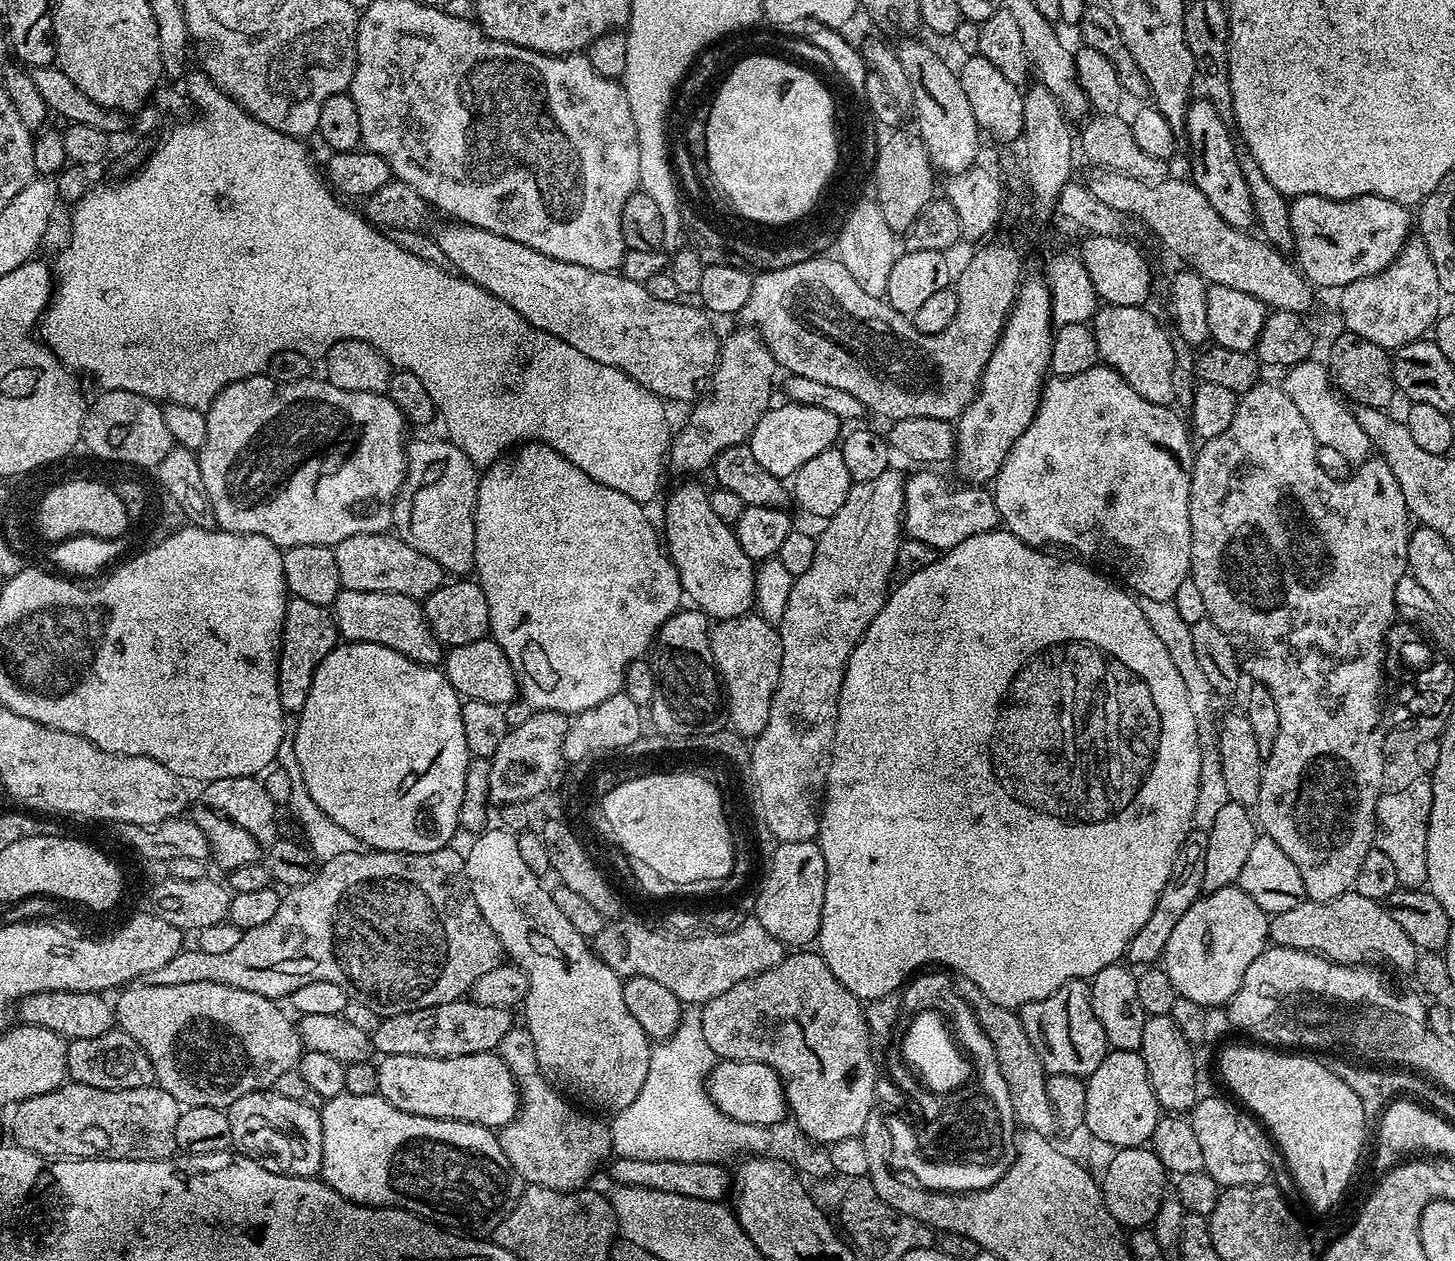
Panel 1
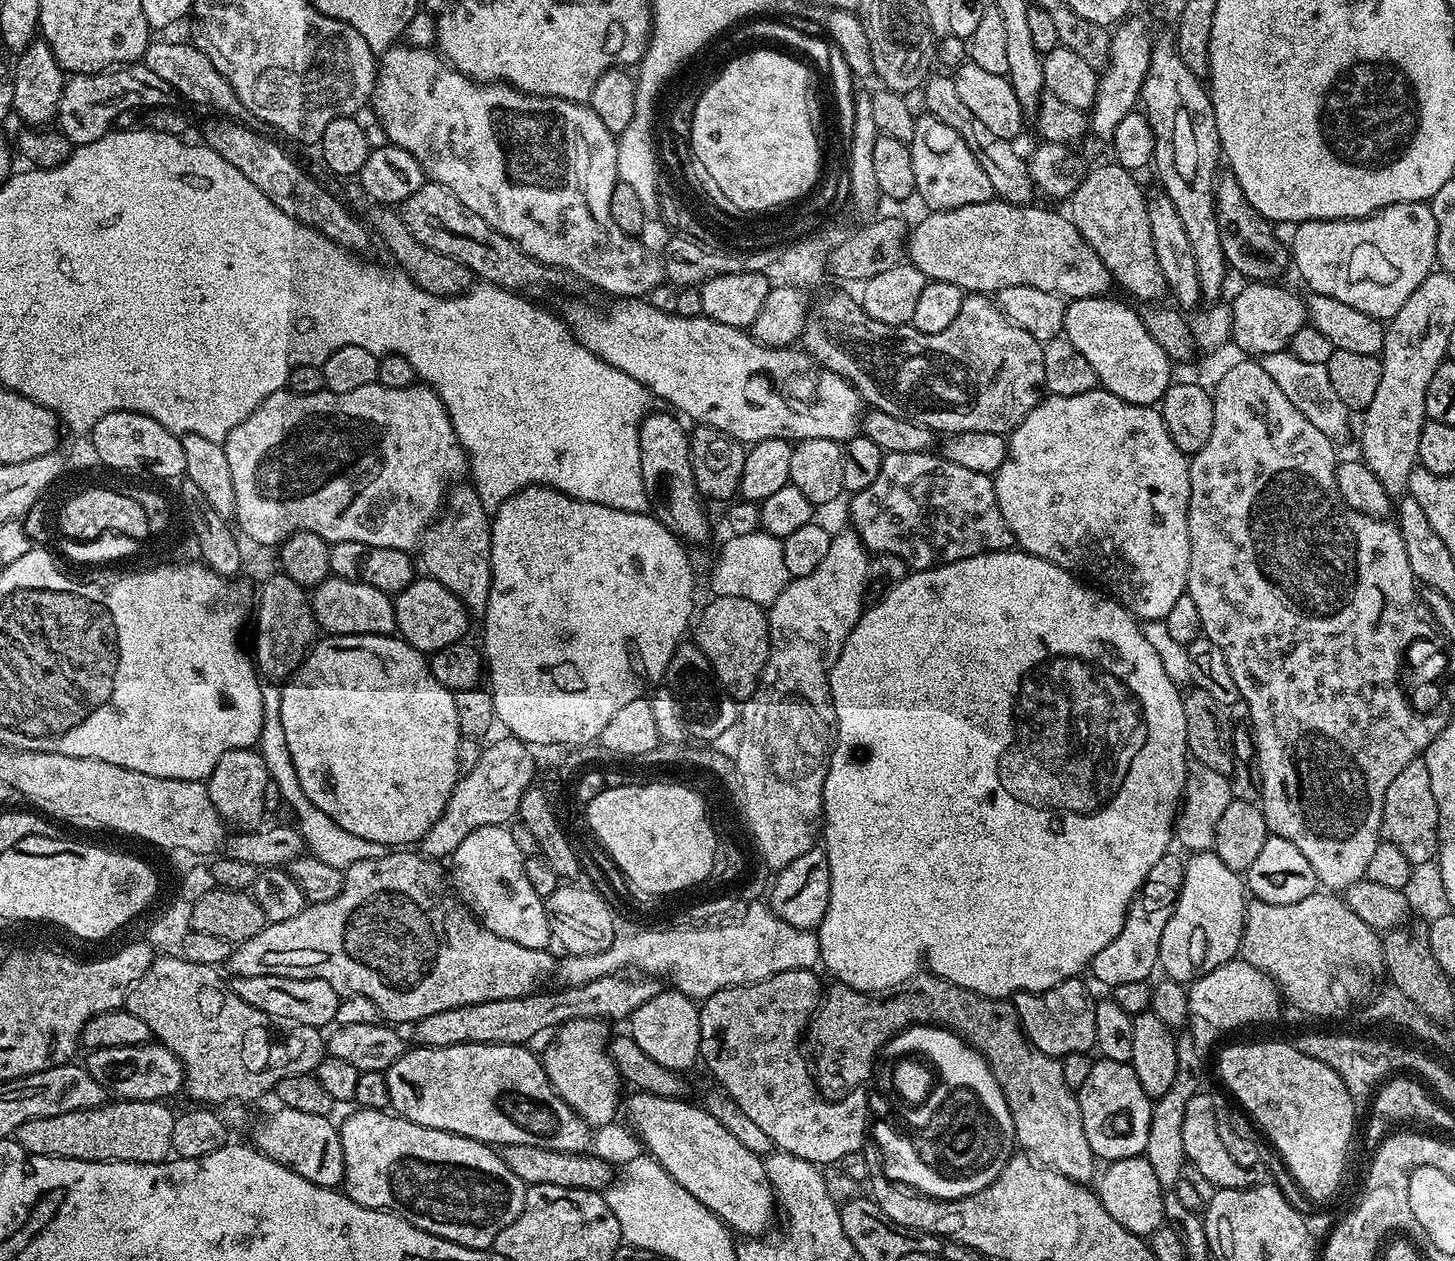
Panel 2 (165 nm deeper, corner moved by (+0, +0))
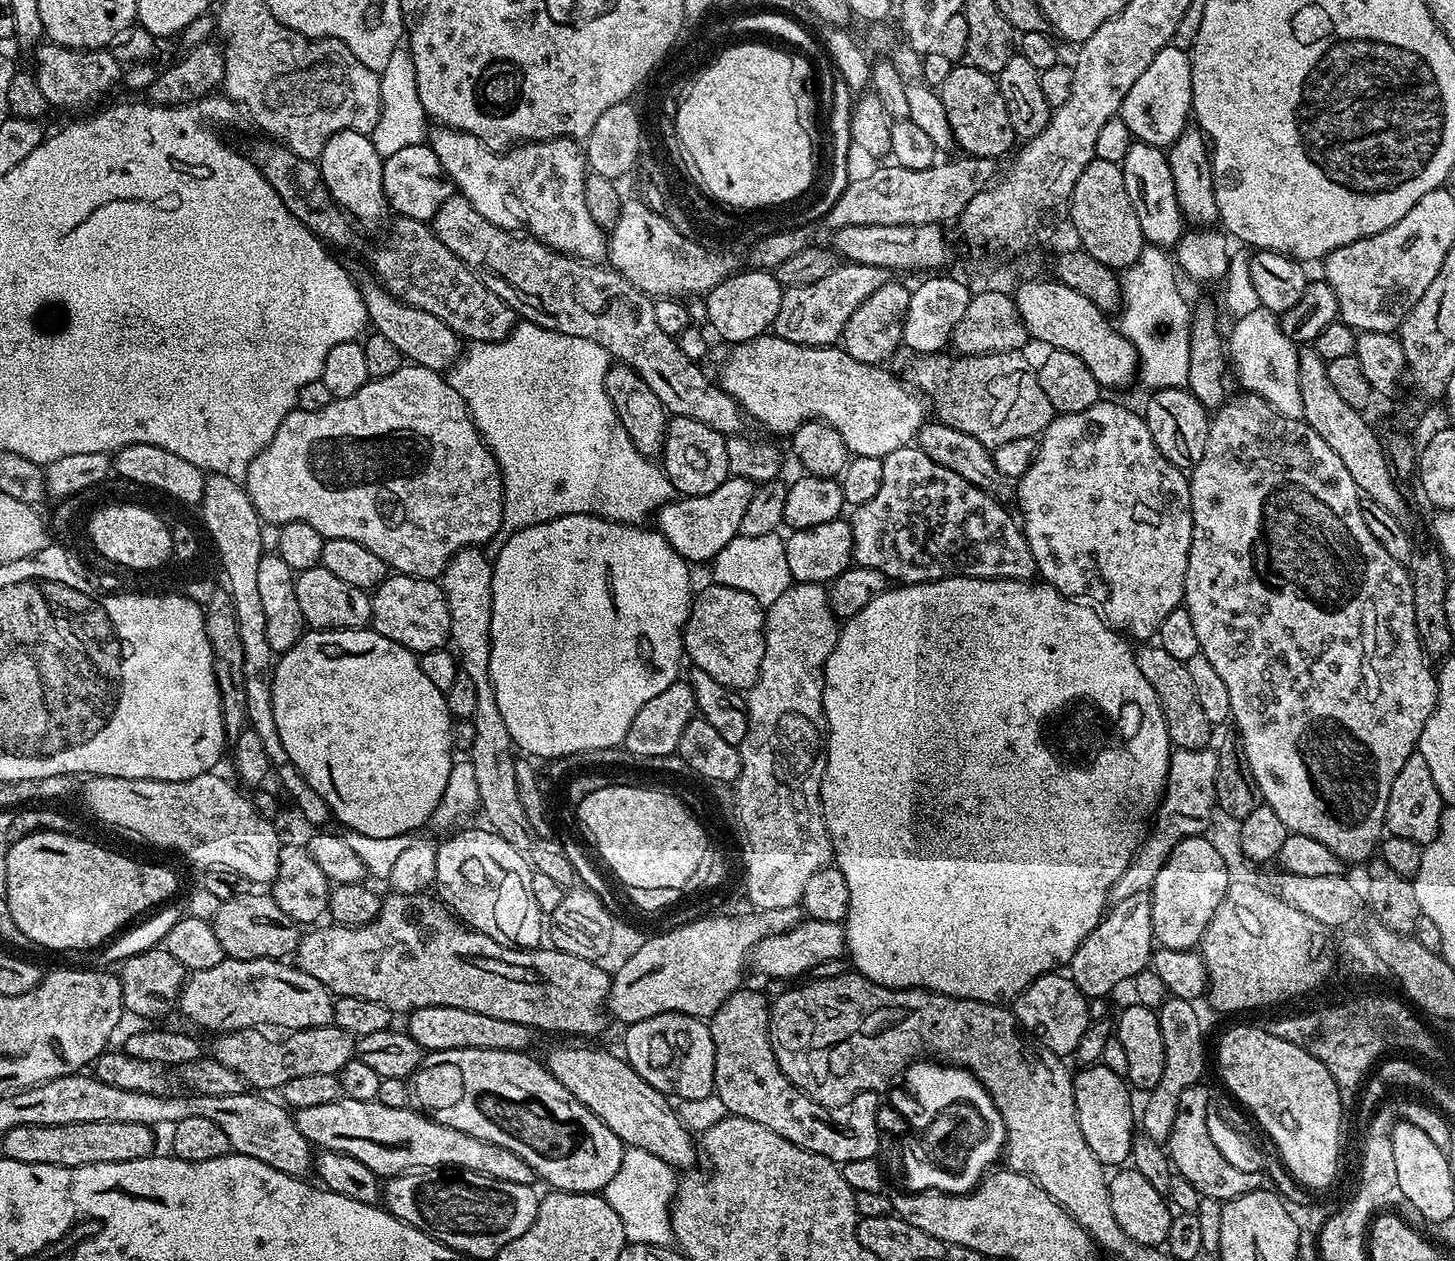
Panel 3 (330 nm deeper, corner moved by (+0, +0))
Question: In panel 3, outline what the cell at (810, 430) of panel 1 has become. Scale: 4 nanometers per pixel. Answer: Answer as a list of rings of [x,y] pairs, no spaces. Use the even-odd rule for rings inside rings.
[[[729,475],[718,490],[710,494],[686,496],[672,500],[655,513],[655,527],[664,535],[666,542],[678,550],[683,560],[693,565],[707,565],[731,539],[740,535],[742,518],[746,515],[746,505],[754,498],[756,484],[742,475]]]

